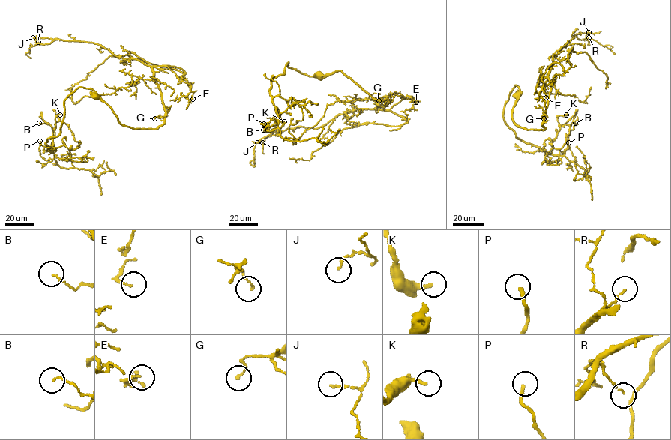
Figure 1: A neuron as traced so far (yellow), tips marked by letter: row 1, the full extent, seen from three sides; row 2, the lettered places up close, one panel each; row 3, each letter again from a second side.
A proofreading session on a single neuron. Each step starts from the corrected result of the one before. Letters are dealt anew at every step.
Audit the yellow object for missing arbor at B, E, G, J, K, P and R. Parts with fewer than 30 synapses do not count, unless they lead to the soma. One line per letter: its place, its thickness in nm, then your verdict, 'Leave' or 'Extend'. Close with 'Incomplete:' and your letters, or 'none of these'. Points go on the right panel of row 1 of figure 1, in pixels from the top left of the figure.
B: Place: (575, 123). Thickness 100 nm. Leave
E: Place: (546, 97). Thickness 80 nm. Leave
G: Place: (543, 118). Thickness 120 nm. Leave
J: Place: (588, 32). Thickness 110 nm. Leave
K: Place: (566, 115). Thickness 200 nm. Leave
P: Place: (568, 142). Thickness 180 nm. Leave
R: Place: (588, 37). Thickness 100 nm. Leave
Incomplete: none of these

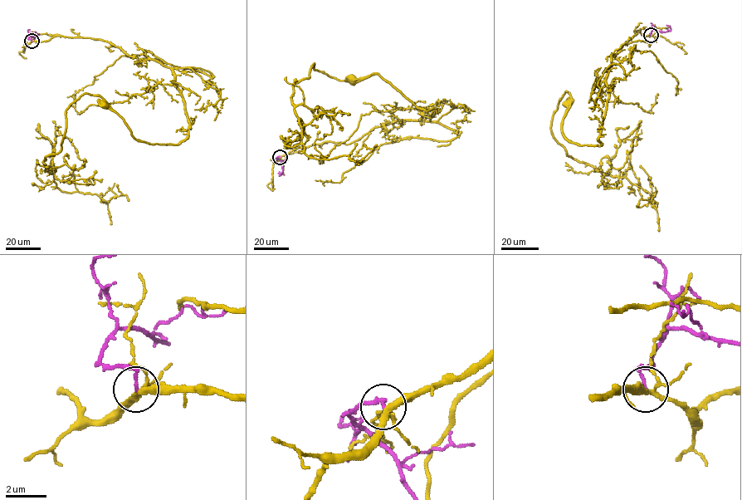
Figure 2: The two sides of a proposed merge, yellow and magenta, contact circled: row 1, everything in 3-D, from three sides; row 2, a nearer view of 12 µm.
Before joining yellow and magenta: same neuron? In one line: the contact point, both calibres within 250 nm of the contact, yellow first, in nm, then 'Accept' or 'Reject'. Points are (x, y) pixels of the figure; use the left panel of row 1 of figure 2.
Place: (31, 41). Thickness 240 nm (yellow) against 150 nm. Reject

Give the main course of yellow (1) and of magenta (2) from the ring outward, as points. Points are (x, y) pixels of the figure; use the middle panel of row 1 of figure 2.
1: (280, 157), (325, 141), (349, 144), (377, 127), (436, 111), (419, 109), (378, 74), (352, 80)
2: (280, 157), (276, 157), (282, 165), (280, 175), (283, 172)

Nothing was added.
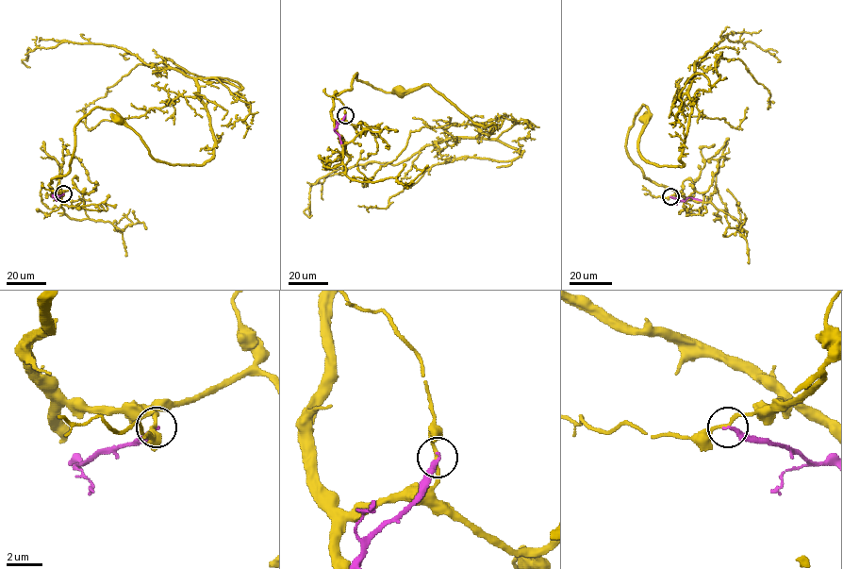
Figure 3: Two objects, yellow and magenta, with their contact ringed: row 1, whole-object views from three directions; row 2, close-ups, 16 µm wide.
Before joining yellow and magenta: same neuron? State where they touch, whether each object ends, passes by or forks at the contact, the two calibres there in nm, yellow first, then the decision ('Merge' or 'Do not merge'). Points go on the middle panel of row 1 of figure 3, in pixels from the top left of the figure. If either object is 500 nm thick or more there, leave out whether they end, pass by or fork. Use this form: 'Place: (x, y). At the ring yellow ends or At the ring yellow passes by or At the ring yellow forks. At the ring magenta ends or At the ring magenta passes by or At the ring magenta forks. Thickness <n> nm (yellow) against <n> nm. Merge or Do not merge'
Place: (345, 115). At the ring yellow passes by. At the ring magenta ends. Thickness 180 nm (yellow) against 240 nm. Do not merge

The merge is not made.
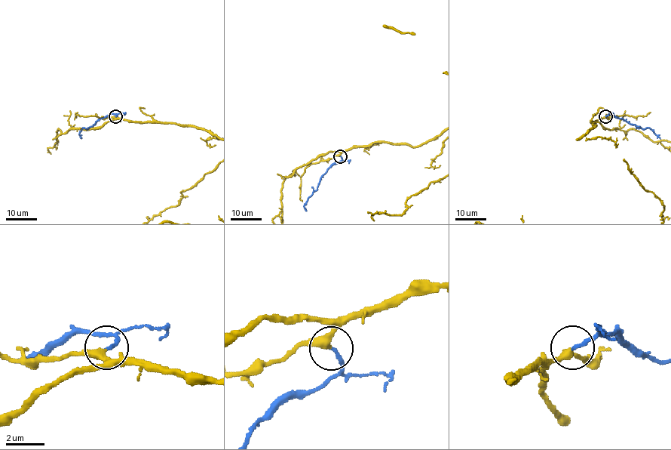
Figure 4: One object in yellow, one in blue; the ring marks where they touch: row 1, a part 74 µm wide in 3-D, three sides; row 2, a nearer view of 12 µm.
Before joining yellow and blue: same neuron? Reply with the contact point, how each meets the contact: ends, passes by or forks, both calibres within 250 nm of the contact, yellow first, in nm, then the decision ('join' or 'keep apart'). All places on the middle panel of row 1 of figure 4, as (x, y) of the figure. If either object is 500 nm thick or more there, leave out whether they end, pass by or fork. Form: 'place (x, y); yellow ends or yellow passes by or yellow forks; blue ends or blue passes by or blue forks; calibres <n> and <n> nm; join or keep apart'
place (340, 156); yellow passes by; blue ends; calibres 320 and 170 nm; join

